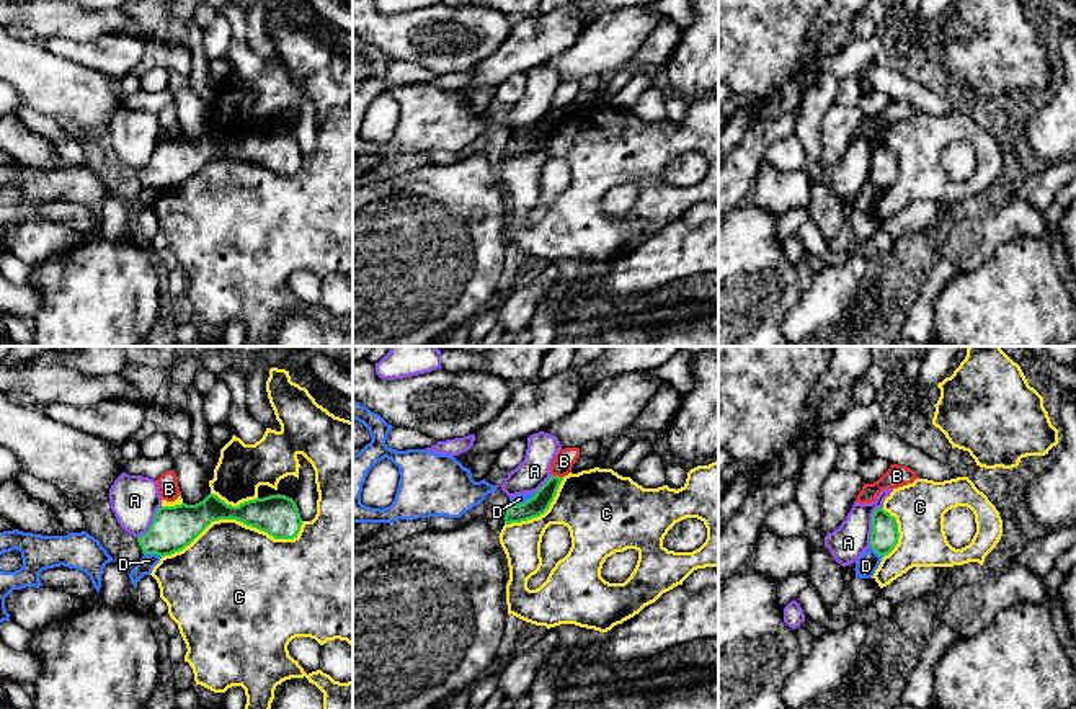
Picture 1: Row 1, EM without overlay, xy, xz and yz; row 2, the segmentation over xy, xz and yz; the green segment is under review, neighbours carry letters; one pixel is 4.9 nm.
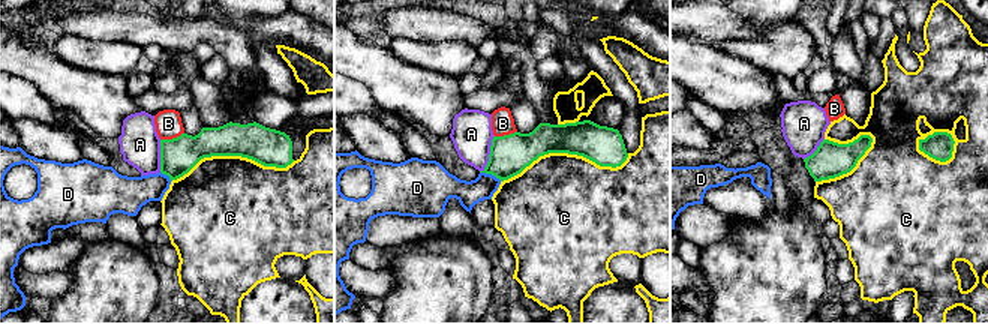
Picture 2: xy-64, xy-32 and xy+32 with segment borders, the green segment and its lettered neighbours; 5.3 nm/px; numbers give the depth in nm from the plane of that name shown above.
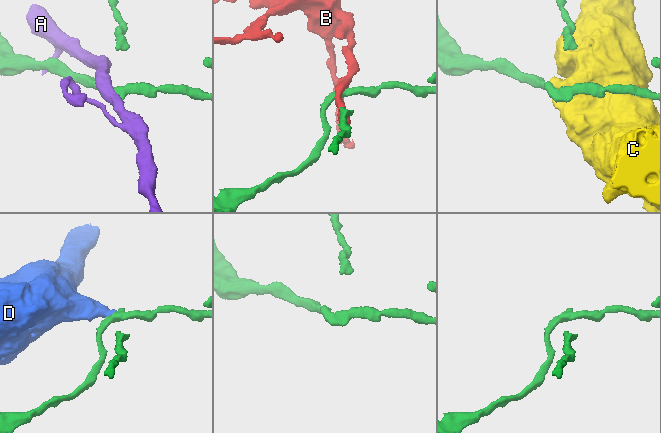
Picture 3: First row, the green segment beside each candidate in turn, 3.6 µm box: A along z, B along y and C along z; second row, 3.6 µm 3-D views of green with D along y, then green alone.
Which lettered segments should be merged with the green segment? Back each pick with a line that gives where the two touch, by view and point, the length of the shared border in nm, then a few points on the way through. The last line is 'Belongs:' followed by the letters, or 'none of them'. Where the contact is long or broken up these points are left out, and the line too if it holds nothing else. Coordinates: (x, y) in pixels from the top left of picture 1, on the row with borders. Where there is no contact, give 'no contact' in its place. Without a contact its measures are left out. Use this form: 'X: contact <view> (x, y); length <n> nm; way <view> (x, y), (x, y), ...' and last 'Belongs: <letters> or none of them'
Belongs: none of them

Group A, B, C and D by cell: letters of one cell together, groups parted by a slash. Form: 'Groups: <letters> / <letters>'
Groups: A / B / C / D

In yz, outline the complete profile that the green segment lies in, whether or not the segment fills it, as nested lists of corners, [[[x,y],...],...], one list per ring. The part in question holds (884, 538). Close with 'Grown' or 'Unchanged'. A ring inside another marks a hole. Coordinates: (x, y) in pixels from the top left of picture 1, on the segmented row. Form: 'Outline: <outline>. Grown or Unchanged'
Outline: [[[877,508],[872,515],[870,547],[885,557],[895,549],[898,537],[896,518],[883,508]]]. Unchanged

